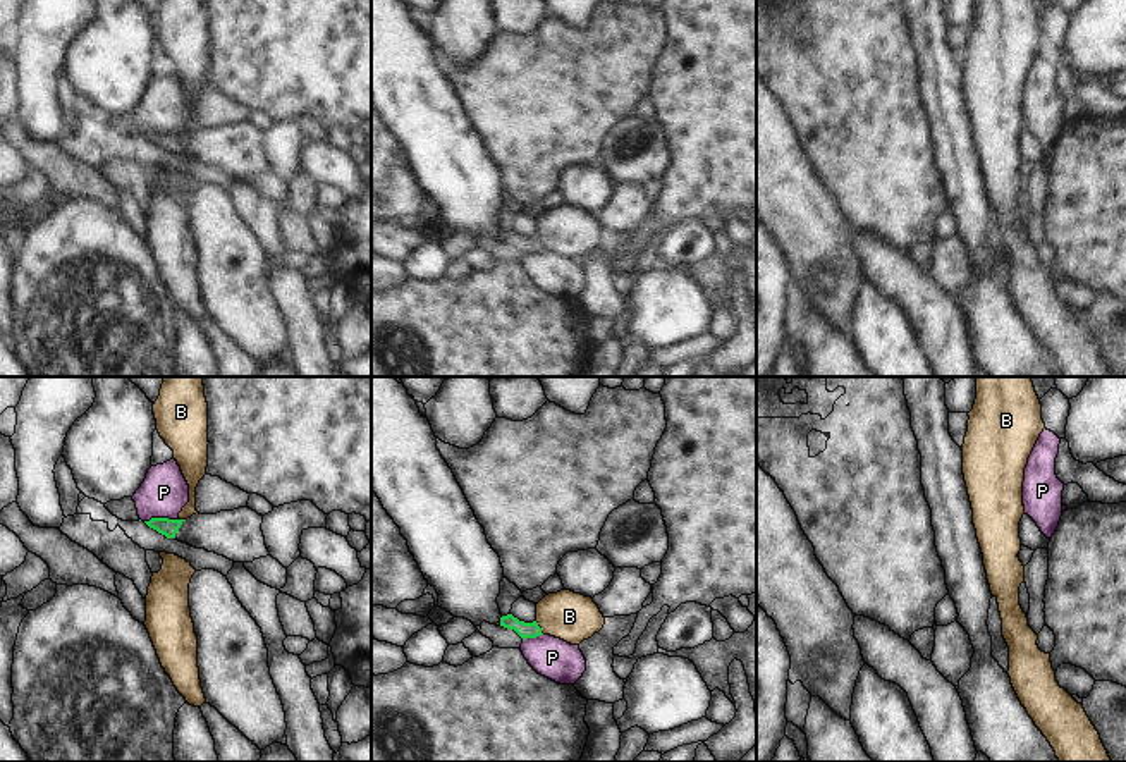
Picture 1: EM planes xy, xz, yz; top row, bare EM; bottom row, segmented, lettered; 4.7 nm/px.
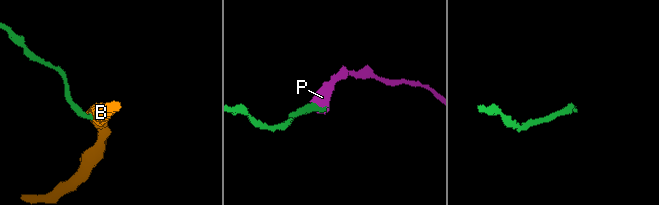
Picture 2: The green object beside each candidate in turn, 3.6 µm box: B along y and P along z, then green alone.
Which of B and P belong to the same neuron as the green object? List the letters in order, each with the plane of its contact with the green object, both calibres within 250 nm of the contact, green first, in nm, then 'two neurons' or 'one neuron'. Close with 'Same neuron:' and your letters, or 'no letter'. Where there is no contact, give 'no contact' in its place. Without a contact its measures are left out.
B: xz | 80/220 nm | two neurons
P: xy | 80/220 nm | two neurons
Same neuron: no letter

